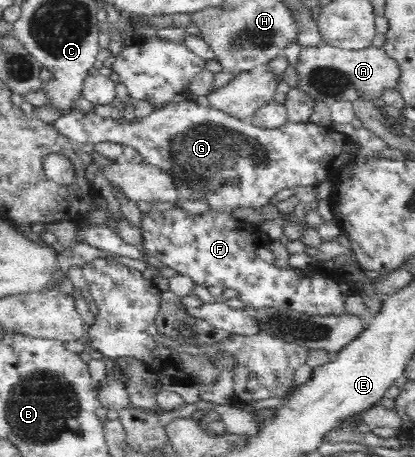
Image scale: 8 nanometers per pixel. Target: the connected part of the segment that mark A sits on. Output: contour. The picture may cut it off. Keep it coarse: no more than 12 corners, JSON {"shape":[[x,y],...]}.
{"shape":[[301,46],[297,89],[315,102],[380,98],[399,68],[383,48]]}

